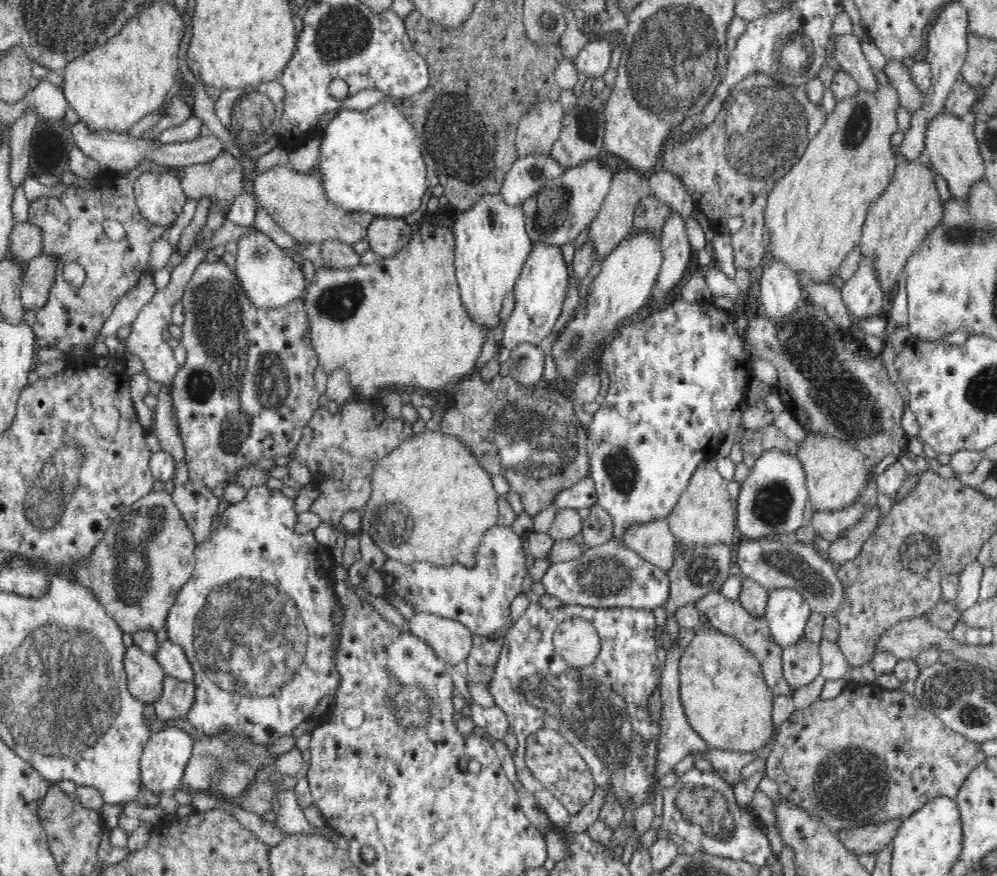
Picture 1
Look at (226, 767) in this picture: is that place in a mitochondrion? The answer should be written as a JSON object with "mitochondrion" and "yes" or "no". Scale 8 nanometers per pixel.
{"mitochondrion":"yes"}

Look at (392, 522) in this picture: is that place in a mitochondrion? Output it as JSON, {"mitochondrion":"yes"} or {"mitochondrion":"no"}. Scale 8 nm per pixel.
{"mitochondrion":"yes"}

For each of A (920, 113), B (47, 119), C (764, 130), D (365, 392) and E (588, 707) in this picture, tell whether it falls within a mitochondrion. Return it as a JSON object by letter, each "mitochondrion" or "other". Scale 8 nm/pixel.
{"A":"other","B":"other","C":"mitochondrion","D":"other","E":"mitochondrion"}

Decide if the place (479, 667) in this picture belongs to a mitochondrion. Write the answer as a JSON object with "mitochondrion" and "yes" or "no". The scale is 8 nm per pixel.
{"mitochondrion":"yes"}

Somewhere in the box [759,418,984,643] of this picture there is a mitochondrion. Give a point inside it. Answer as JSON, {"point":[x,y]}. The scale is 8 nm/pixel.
{"point":[917,552]}

